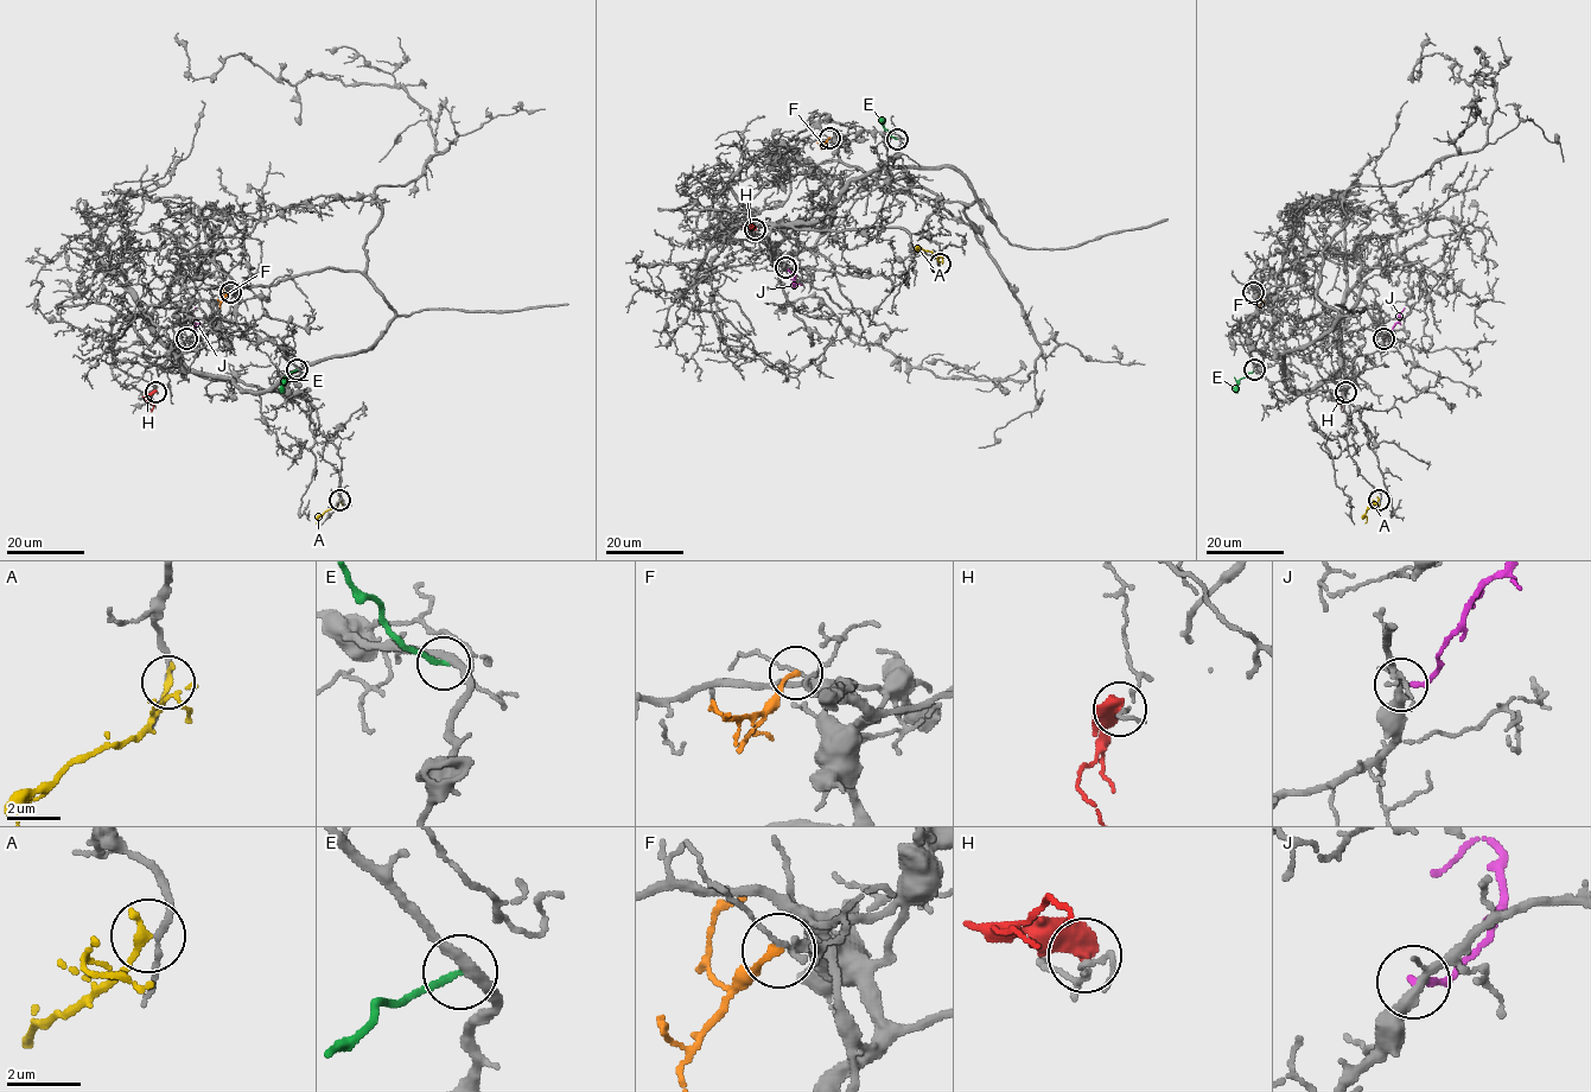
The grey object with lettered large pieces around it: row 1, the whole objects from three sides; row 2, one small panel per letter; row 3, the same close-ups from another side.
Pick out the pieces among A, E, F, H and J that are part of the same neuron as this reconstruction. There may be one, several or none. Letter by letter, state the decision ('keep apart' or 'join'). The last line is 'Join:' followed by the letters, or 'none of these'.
A: join
E: keep apart
F: keep apart
H: keep apart
J: keep apart
Join: A

